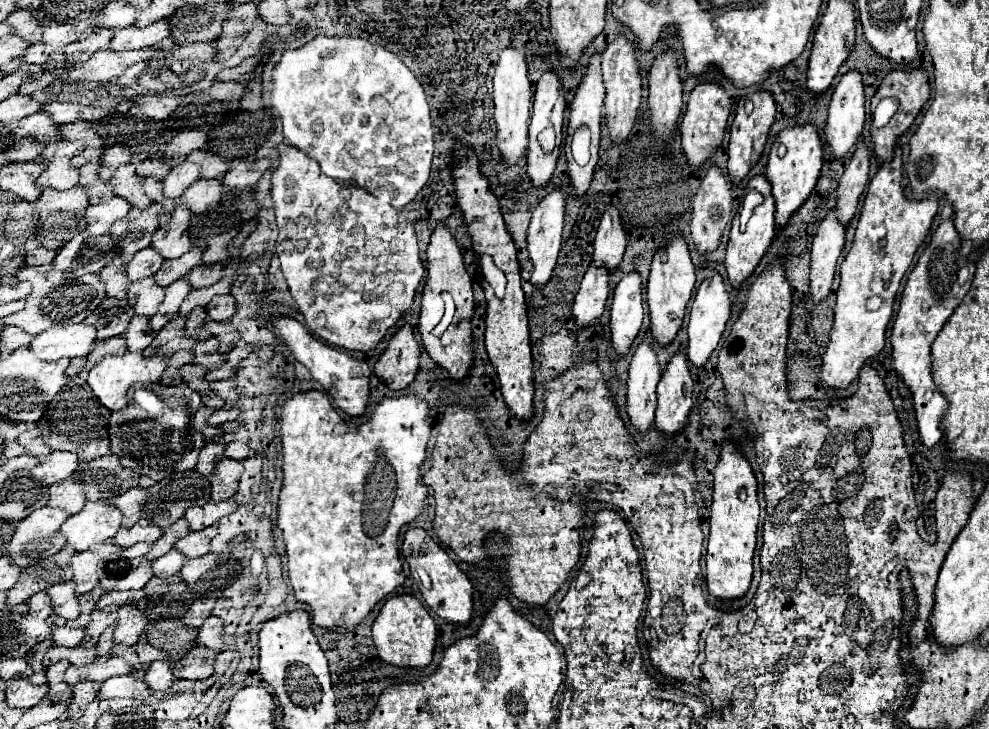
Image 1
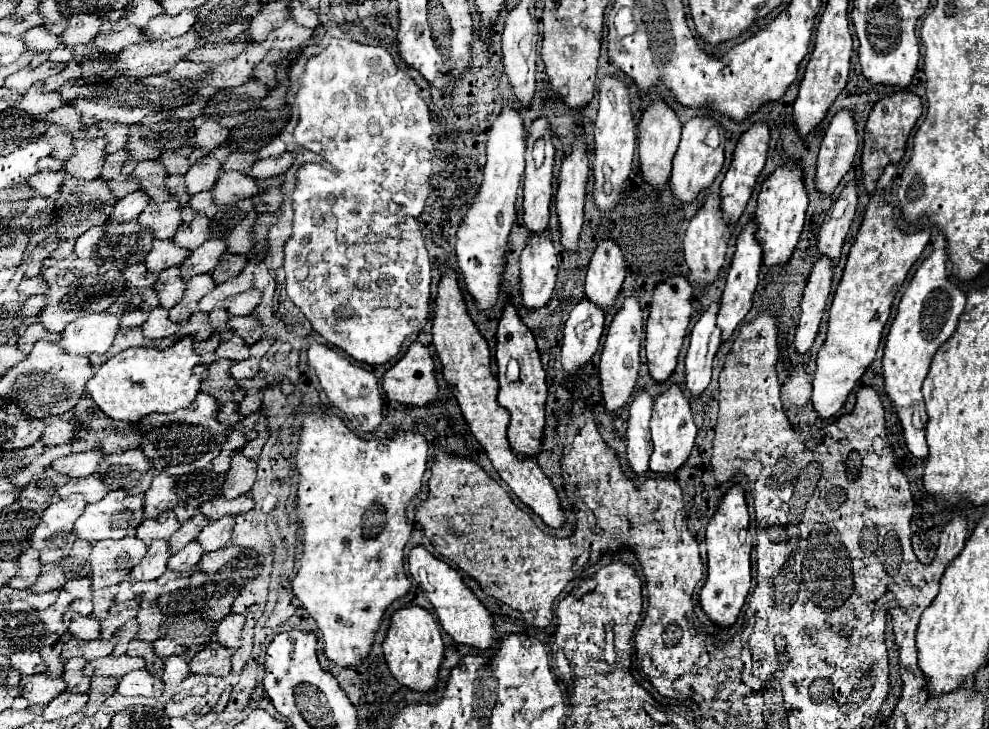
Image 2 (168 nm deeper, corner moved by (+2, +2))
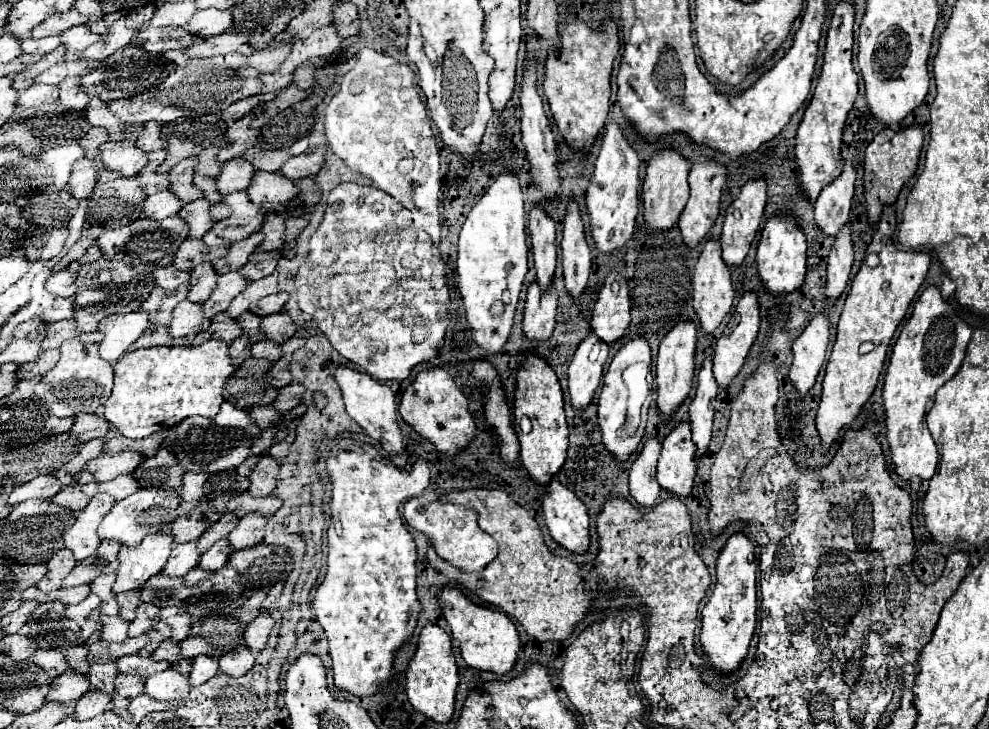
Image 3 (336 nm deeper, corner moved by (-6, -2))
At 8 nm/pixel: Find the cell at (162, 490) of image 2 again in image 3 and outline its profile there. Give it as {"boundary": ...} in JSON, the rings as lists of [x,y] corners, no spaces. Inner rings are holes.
{"boundary":[[[188,471],[188,473],[184,475],[182,495],[180,495],[180,497],[182,497],[182,503],[180,503],[180,507],[178,507],[178,513],[180,513],[180,515],[186,515],[192,507],[196,507],[198,501],[202,501],[202,497],[204,497],[202,487],[204,487],[204,483],[206,483],[208,477],[210,477],[210,475],[206,475],[206,471],[198,471],[198,473]]]}

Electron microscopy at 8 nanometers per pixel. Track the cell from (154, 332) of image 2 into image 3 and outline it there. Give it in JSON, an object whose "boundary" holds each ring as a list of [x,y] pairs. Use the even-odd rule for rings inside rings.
{"boundary":[[[186,299],[174,309],[170,335],[172,337],[196,337],[200,331],[206,331],[210,323],[212,319],[206,319],[202,315],[202,303],[192,303]]]}

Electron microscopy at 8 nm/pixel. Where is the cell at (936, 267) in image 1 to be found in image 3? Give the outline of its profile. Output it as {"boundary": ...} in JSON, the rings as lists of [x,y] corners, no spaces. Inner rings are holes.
{"boundary":[[[928,287],[914,305],[912,317],[904,325],[898,341],[894,343],[890,365],[886,369],[882,399],[884,399],[884,423],[886,441],[890,445],[894,471],[902,481],[918,477],[930,481],[938,467],[936,443],[924,423],[926,413],[934,403],[938,387],[958,373],[962,365],[966,345],[972,337],[972,329],[962,321],[960,313],[948,305],[938,287]]]}

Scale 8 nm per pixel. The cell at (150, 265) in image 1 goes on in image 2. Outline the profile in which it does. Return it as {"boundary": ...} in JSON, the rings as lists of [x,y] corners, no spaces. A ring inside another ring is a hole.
{"boundary":[[[154,241],[154,247],[144,257],[144,265],[146,265],[146,271],[160,273],[166,267],[180,265],[188,255],[190,251],[176,247],[172,241]]]}

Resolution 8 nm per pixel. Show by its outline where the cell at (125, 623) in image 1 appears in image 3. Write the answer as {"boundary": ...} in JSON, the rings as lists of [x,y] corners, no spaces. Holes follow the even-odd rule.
{"boundary":[[[164,607],[160,611],[160,619],[172,625],[172,639],[174,641],[184,641],[186,637],[192,635],[192,615],[188,613],[186,607]]]}

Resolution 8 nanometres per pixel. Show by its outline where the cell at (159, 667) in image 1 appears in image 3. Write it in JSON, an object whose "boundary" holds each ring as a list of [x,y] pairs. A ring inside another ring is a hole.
{"boundary":[[[198,655],[192,661],[192,671],[190,671],[188,679],[190,679],[190,685],[202,685],[202,683],[206,683],[208,679],[212,679],[218,673],[220,673],[220,669],[218,669],[216,659],[212,659],[208,655]]]}

